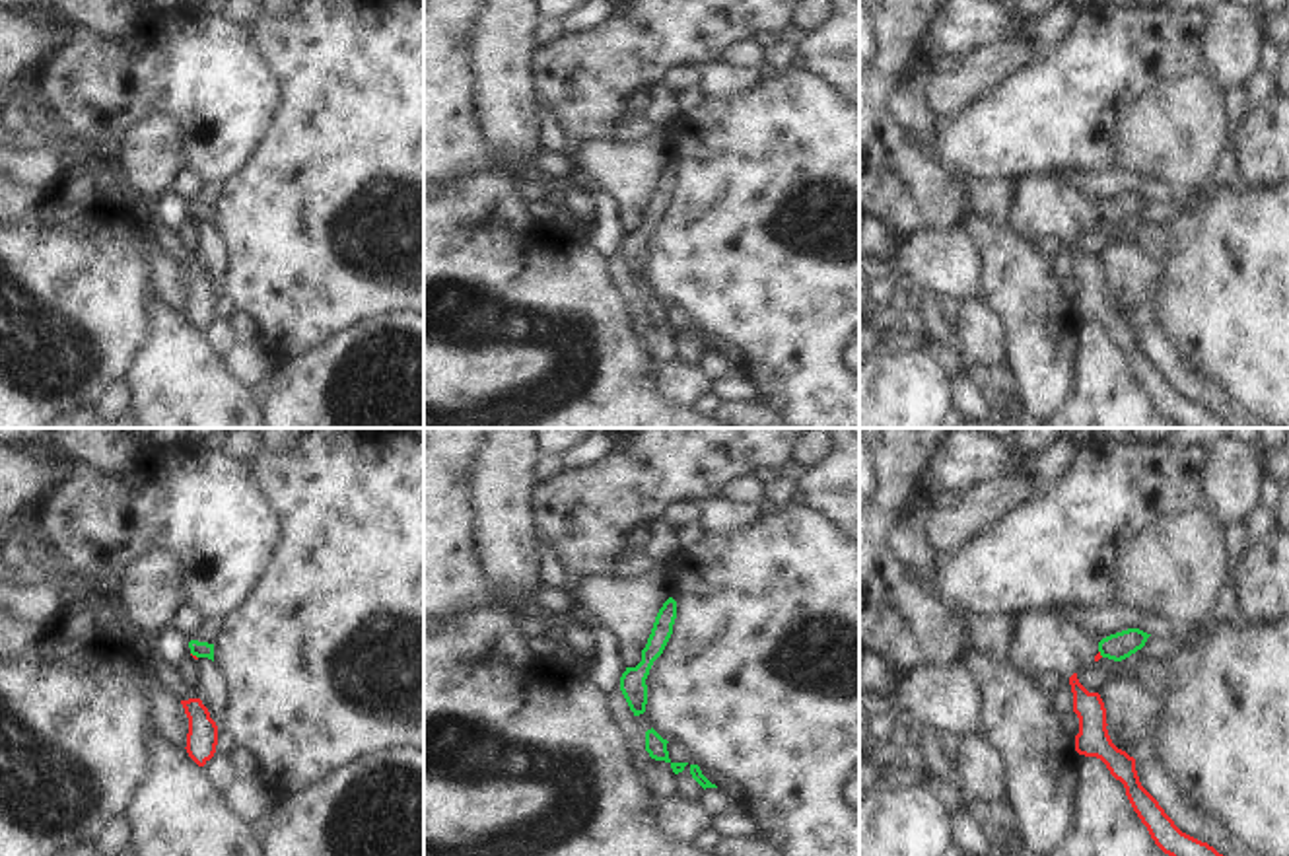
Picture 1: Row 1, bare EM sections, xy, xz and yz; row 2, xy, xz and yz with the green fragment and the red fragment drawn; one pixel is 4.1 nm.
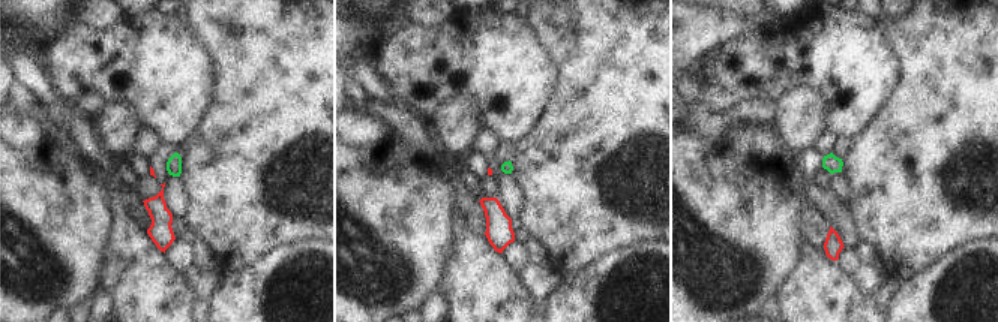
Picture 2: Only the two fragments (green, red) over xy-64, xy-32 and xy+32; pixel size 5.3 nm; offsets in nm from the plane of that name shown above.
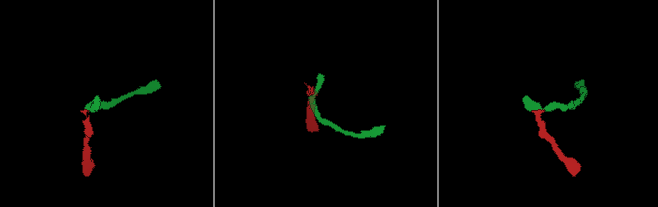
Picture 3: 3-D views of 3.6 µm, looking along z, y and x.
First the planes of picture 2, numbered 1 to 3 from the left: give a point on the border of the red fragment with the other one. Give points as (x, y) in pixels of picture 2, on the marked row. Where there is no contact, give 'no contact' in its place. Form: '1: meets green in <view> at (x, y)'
1: no contact
2: no contact
3: no contact

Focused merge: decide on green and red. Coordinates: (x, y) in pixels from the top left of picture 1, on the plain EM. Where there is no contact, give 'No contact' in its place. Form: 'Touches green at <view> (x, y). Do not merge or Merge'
Touches green at xy (195, 218). Do not merge.

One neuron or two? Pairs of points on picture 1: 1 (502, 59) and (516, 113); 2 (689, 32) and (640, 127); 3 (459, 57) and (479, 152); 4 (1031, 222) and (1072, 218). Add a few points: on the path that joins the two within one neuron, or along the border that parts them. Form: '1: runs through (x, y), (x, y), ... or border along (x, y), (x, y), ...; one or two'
1: runs through (508, 72), (512, 100); one
2: border along (628, 109), (621, 117), (613, 139); two
3: runs through (459, 80), (459, 129); one
4: runs through (1041, 218), (1062, 218); one

